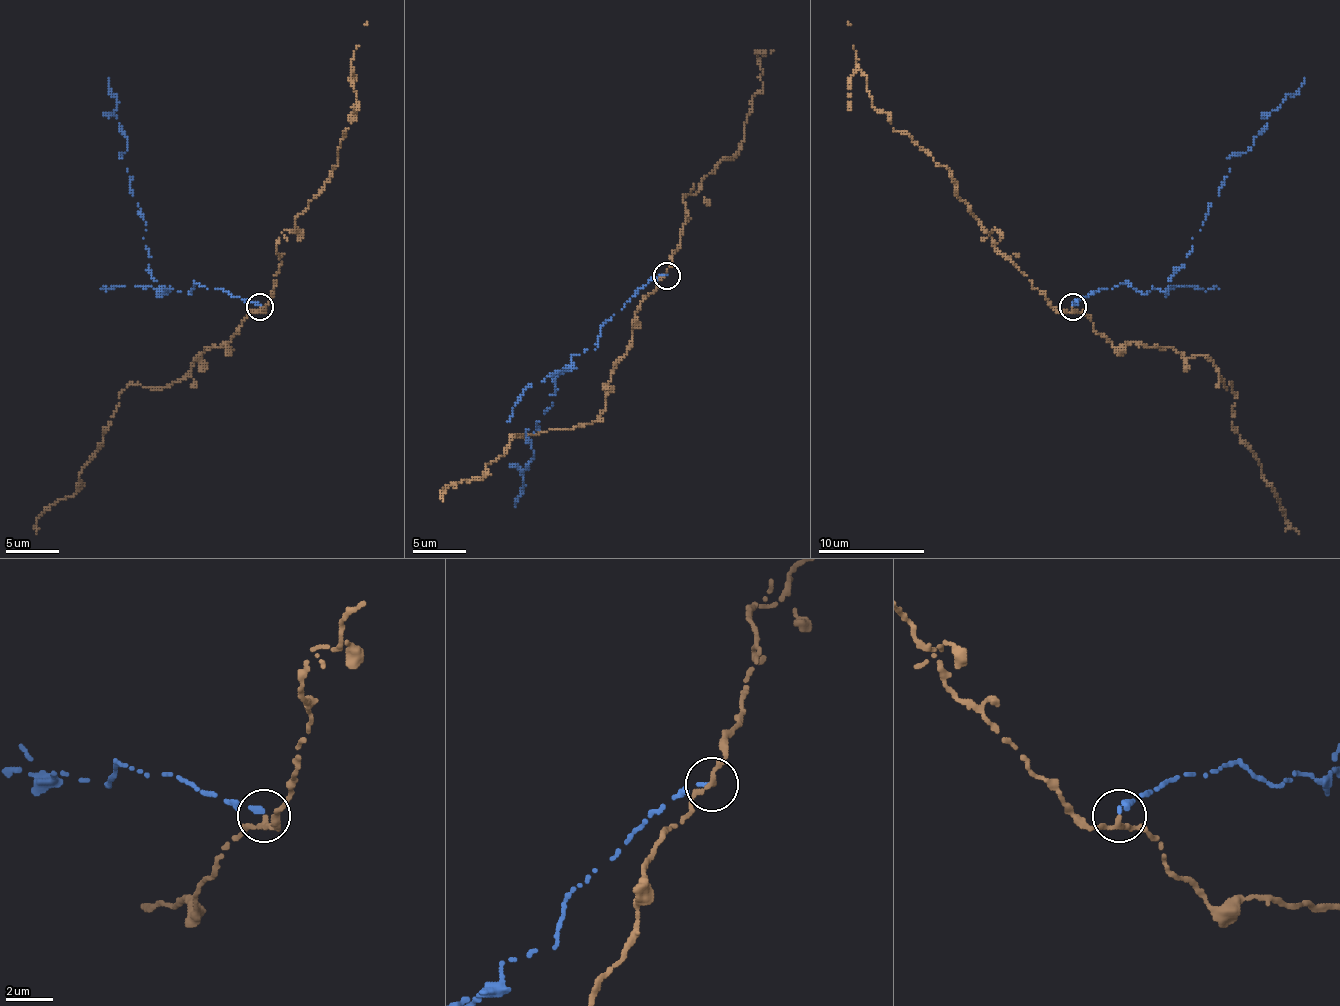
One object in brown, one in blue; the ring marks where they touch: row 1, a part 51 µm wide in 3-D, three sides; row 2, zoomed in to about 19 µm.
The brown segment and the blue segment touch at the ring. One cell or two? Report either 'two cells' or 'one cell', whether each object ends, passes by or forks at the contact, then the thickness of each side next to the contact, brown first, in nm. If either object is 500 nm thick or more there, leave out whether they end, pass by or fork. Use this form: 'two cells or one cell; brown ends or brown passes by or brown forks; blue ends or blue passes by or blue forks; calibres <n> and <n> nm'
two cells; brown passes by; blue ends; calibres 200 and 190 nm

